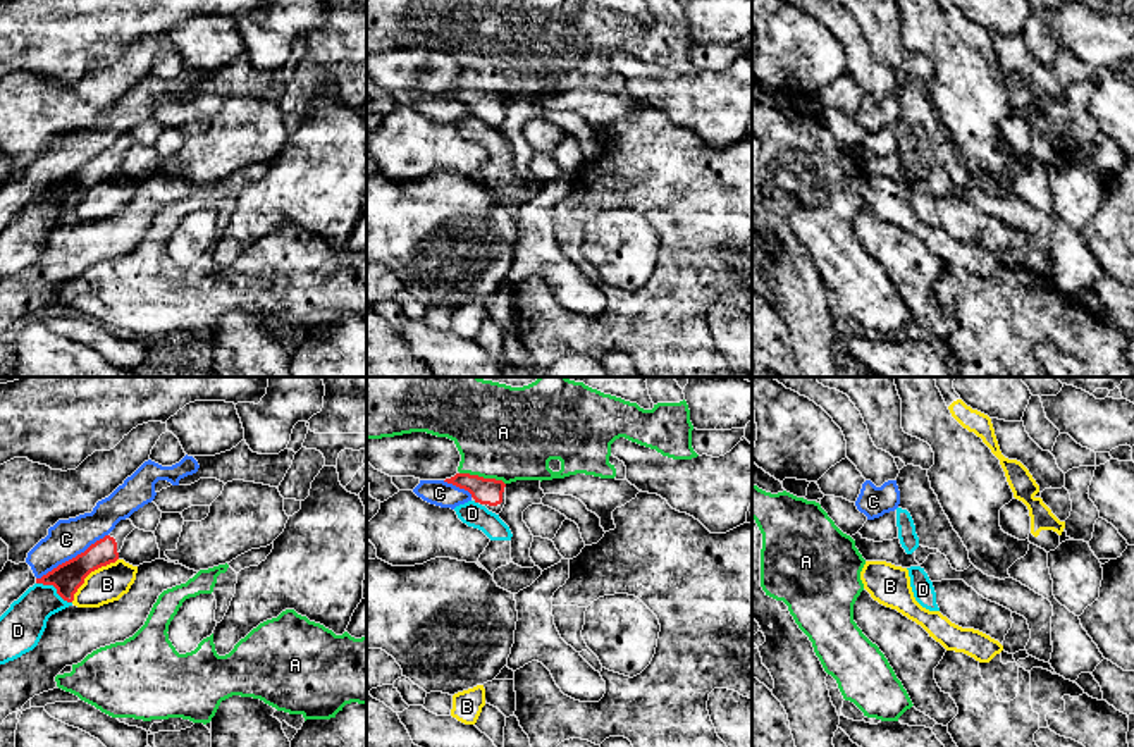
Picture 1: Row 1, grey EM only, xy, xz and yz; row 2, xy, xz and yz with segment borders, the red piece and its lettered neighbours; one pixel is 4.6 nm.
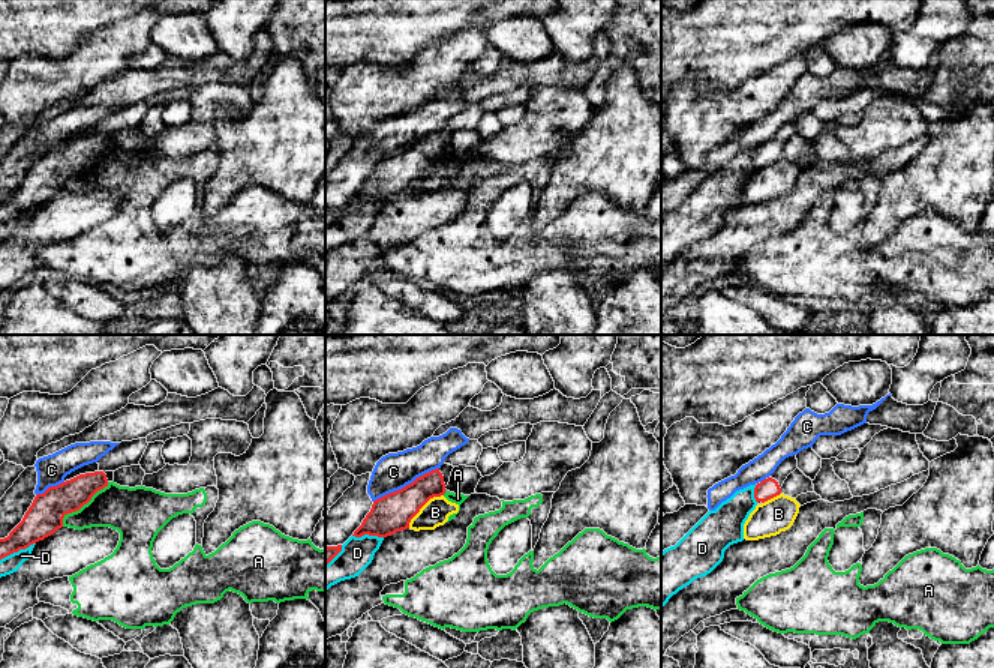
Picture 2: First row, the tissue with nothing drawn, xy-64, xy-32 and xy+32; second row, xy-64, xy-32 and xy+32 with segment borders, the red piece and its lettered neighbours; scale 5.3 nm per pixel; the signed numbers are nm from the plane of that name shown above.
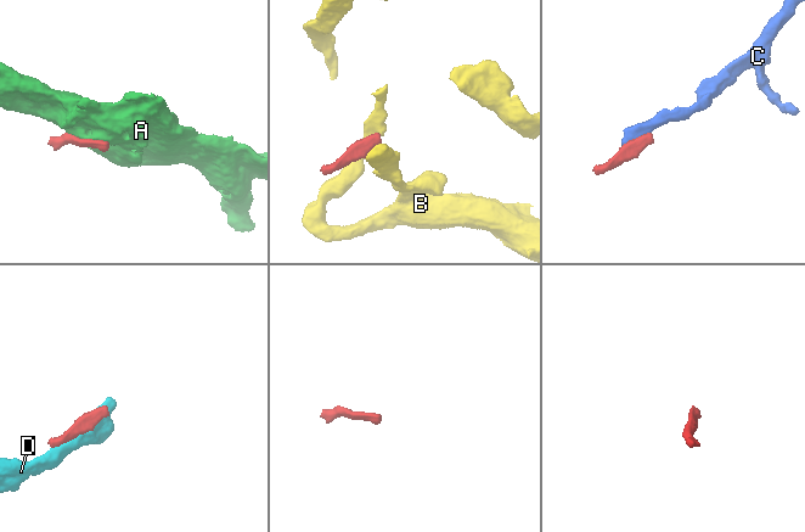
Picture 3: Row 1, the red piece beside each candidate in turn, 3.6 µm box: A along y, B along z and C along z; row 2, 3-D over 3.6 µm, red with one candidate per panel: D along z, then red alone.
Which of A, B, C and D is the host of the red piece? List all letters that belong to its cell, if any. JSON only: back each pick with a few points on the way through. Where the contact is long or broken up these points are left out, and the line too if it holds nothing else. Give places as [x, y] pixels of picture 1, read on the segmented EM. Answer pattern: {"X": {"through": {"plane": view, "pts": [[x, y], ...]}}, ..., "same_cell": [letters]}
{"same_cell": []}

